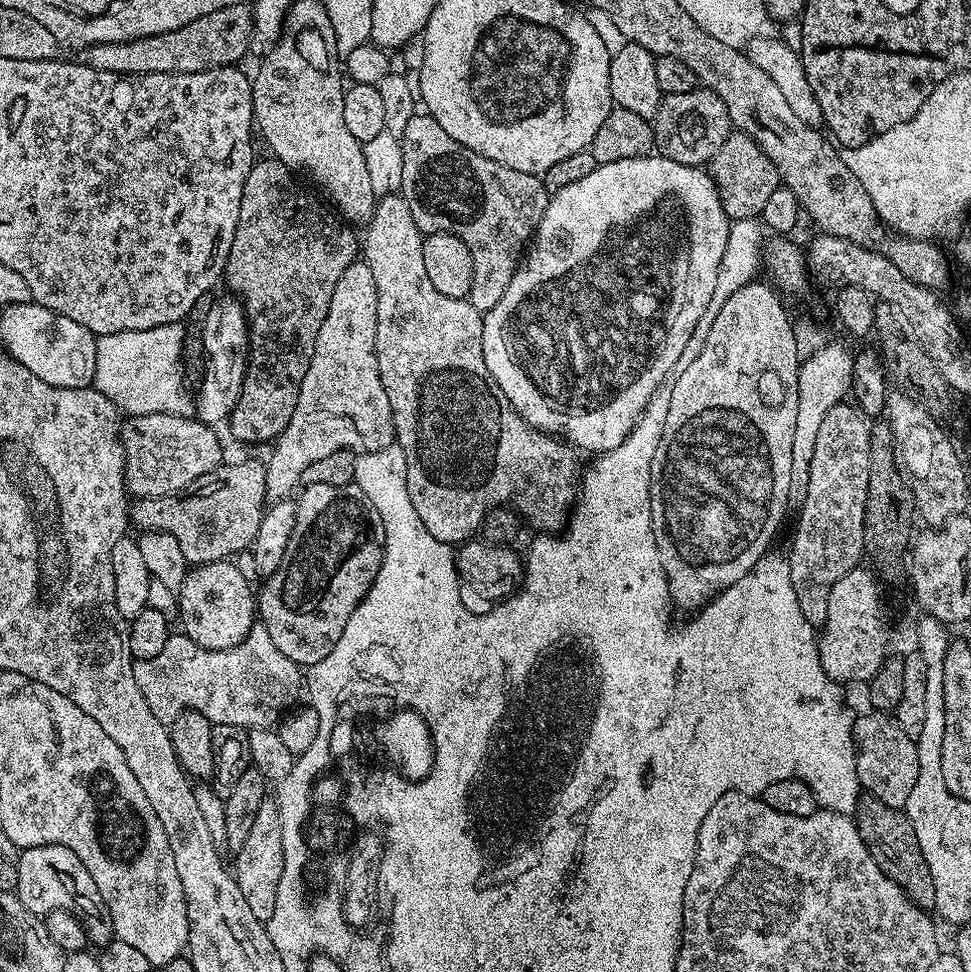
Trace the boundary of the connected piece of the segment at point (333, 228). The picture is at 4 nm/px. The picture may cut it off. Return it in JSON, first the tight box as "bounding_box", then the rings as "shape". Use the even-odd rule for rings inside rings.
{"bounding_box":[223,159,358,445],"shape":[[[257,159],[250,174],[246,174],[246,186],[242,186],[242,206],[238,210],[238,226],[223,274],[232,291],[229,293],[242,298],[248,318],[249,342],[248,373],[228,425],[233,441],[265,445],[275,442],[282,430],[286,430],[290,418],[294,418],[302,378],[306,378],[318,330],[322,330],[326,310],[330,310],[334,286],[338,286],[338,278],[342,278],[349,266],[358,260],[358,236],[352,233],[355,231],[343,219],[333,215],[323,203],[320,205],[296,181],[299,179],[292,169],[278,159],[267,159]]]}

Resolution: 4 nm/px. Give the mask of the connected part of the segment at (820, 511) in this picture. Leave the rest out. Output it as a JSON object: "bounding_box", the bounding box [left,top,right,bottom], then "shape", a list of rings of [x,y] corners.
{"bounding_box":[787,402,870,626],"shape":[[[841,402],[833,406],[826,418],[819,427],[818,440],[814,447],[814,456],[809,466],[809,486],[806,491],[806,498],[803,505],[798,508],[800,521],[796,524],[796,533],[792,536],[792,552],[787,553],[788,565],[790,566],[790,582],[794,582],[794,594],[798,594],[798,606],[802,606],[802,614],[806,614],[806,622],[813,626],[823,626],[826,622],[826,606],[830,606],[830,590],[838,578],[842,578],[851,568],[861,563],[860,555],[865,555],[864,547],[864,515],[866,514],[866,490],[870,486],[870,438],[868,437],[870,424],[862,415],[860,409],[848,402]]]}

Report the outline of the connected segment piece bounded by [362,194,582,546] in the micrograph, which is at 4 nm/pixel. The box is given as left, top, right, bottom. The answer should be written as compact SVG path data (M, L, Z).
M384 194L376 201L376 212L366 226L368 232L362 236L362 256L370 266L370 274L374 274L374 286L378 290L378 334L376 335L376 357L378 370L382 378L382 386L386 386L386 398L390 398L390 410L396 427L396 440L398 447L404 452L406 458L406 490L410 494L410 502L414 510L418 510L418 518L422 518L422 526L434 534L442 542L459 546L475 537L480 531L480 524L486 518L491 508L502 508L511 505L525 521L528 520L534 527L540 528L541 533L556 534L569 523L570 513L575 505L577 496L580 495L582 483L581 453L571 444L560 438L553 438L547 432L540 432L532 428L514 410L514 406L502 394L498 382L486 370L486 362L482 354L482 326L484 317L468 299L446 298L446 294L438 294L426 274L426 265L422 263L422 242L424 236L420 227L414 222L410 214L410 206L399 194Z

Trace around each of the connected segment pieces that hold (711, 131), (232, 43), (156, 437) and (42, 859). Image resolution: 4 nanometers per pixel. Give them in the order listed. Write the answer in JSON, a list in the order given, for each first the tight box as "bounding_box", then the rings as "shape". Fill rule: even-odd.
[{"bounding_box":[650,86,733,166],"shape":[[[703,86],[686,94],[664,96],[658,114],[650,123],[655,151],[668,160],[693,166],[707,165],[718,154],[722,142],[726,142],[728,133],[733,131],[732,119],[722,98]]]},{"bounding_box":[83,2,252,76],"shape":[[[234,2],[230,6],[222,6],[222,10],[214,10],[210,14],[202,14],[202,18],[194,18],[186,26],[178,30],[163,32],[158,36],[147,36],[138,40],[116,42],[114,44],[91,44],[83,49],[83,63],[89,64],[99,72],[113,72],[119,76],[145,76],[146,74],[198,74],[215,68],[230,68],[241,63],[244,55],[249,55],[252,46],[252,9],[247,3]]]},{"bounding_box":[122,414,222,497],"shape":[[[142,414],[128,416],[122,424],[124,442],[124,482],[133,497],[170,496],[191,489],[200,481],[202,474],[210,474],[222,463],[220,435],[199,418],[175,416],[174,414]]]},{"bounding_box":[14,844,114,945],"shape":[[[47,844],[23,849],[18,862],[18,886],[14,895],[31,912],[39,913],[40,908],[71,910],[89,925],[96,924],[94,940],[95,943],[97,940],[97,945],[108,944],[114,938],[112,919],[106,910],[106,902],[102,902],[102,894],[98,894],[98,885],[94,883],[94,878],[90,878],[90,870],[82,866],[82,858],[78,858],[78,854],[66,846]]]}]

